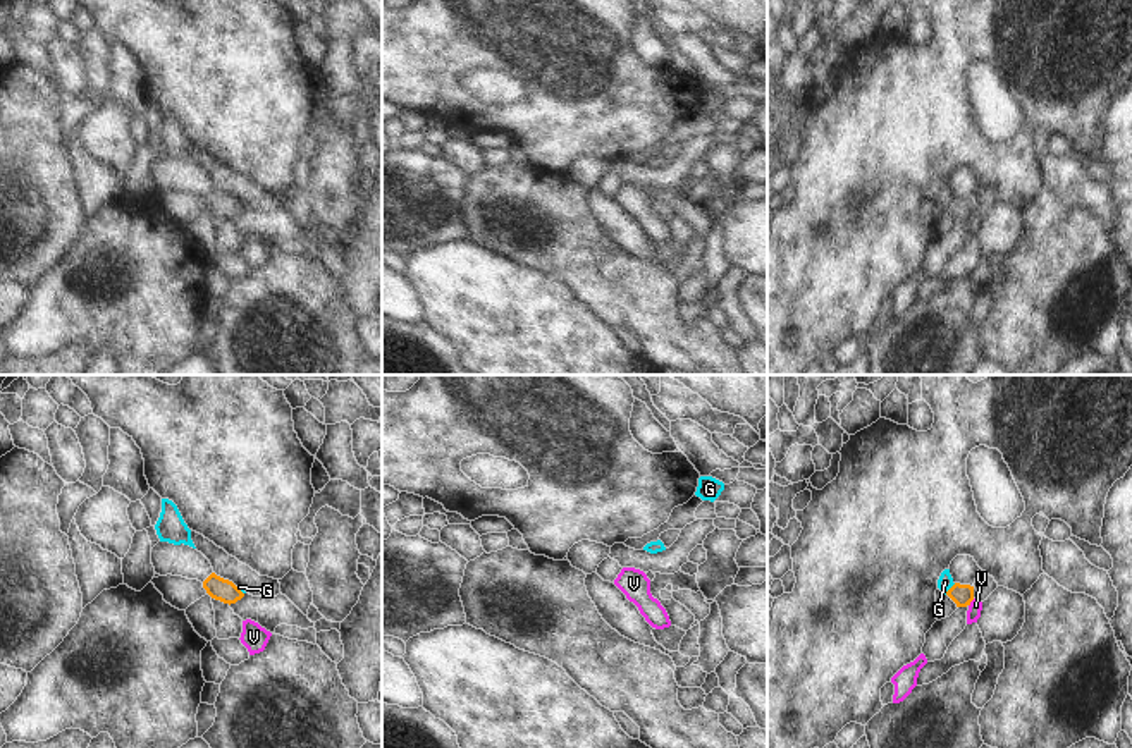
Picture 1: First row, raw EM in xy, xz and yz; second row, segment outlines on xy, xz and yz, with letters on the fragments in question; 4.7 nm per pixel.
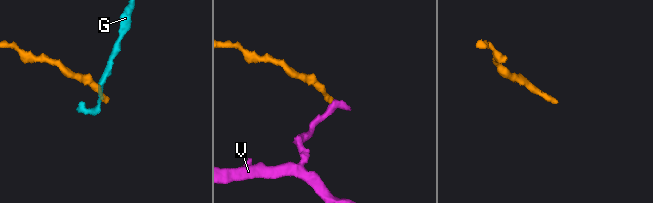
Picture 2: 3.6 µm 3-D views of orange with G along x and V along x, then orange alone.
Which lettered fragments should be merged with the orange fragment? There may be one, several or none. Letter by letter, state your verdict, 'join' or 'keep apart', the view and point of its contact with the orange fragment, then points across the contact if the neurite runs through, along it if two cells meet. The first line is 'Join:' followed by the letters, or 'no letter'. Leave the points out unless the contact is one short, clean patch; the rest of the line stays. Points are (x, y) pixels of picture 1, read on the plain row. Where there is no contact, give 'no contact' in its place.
Join: no letter
G: keep apart; meets orange in yz at (950, 203); border along yz (955, 198), (945, 208)
V: keep apart; meets orange in yz at (971, 215); border along yz (974, 214), (969, 220)

